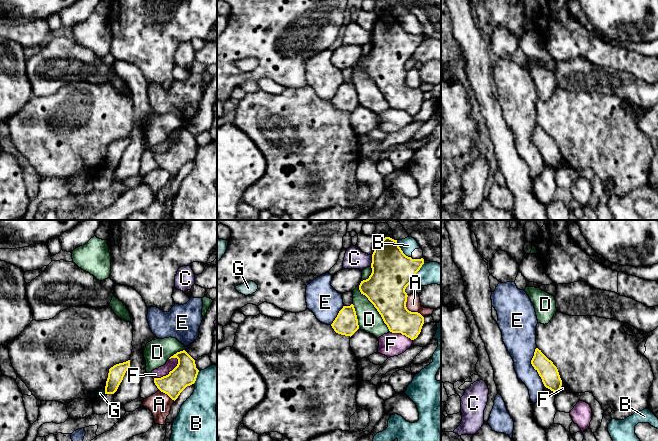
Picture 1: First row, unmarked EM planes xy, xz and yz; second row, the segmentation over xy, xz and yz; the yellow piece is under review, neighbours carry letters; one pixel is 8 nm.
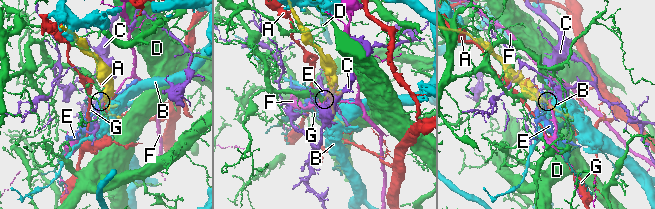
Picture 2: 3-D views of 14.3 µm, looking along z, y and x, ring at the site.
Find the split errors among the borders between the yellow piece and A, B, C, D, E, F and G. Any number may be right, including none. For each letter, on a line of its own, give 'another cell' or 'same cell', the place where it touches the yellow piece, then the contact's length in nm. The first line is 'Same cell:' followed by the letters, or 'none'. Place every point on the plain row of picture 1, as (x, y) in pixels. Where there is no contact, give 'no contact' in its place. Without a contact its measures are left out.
Same cell: none
A: another cell; contact xz (408, 86); length 220 nm
B: another cell; contact xz (401, 26); length 180 nm
C: another cell; contact xz (372, 37); length 100 nm
D: another cell; contact xz (367, 73); length 550 nm
E: another cell; contact yz (533, 142); length 320 nm
F: another cell; contact xy (168, 150); length 260 nm
G: another cell; contact xy (105, 168); length 30 nm

